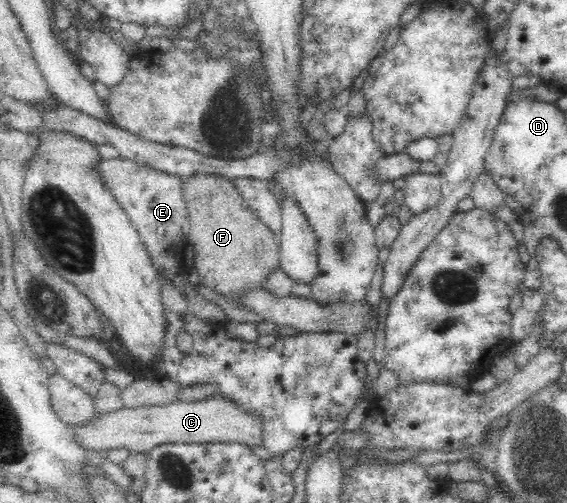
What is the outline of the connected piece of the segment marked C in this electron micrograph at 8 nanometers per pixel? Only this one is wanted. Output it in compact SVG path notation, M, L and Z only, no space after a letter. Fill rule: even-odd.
M221 394L198 401L181 401L164 404L163 406L141 406L141 408L122 407L107 414L97 414L97 418L87 426L73 427L75 439L86 449L91 449L99 454L112 453L119 447L125 447L132 453L149 452L153 447L165 443L203 444L209 442L235 442L255 448L263 447L265 431L263 431L263 415L247 409L243 405Z

